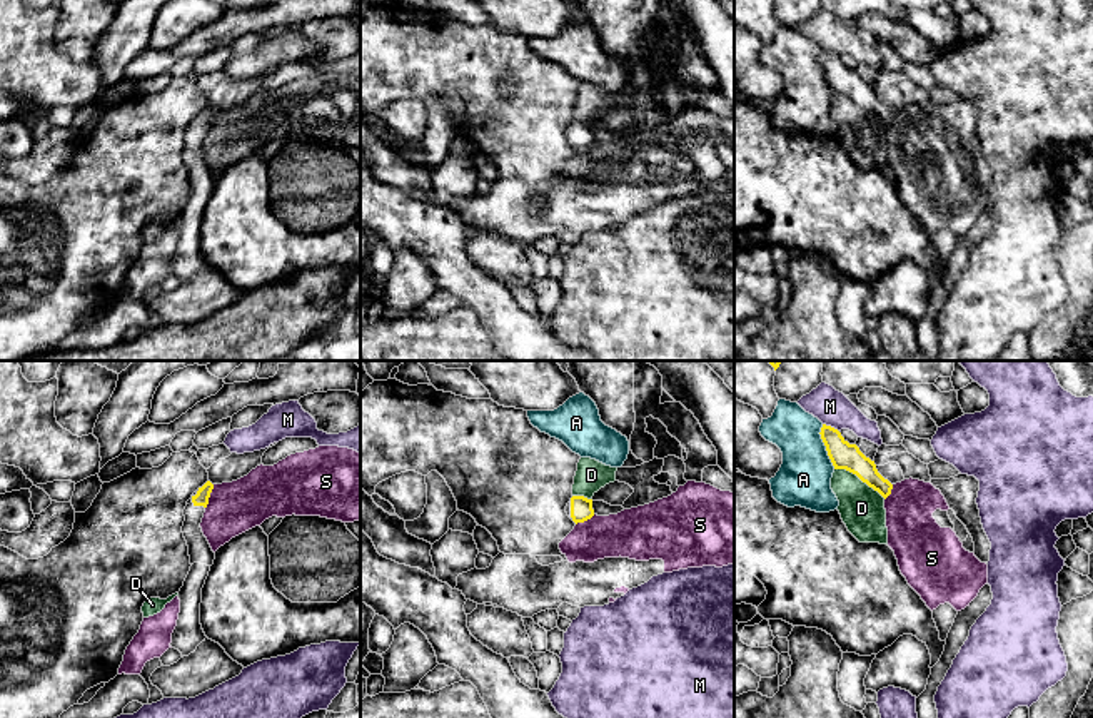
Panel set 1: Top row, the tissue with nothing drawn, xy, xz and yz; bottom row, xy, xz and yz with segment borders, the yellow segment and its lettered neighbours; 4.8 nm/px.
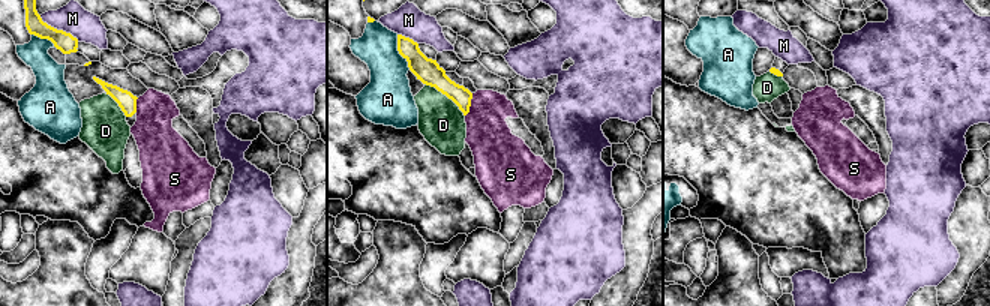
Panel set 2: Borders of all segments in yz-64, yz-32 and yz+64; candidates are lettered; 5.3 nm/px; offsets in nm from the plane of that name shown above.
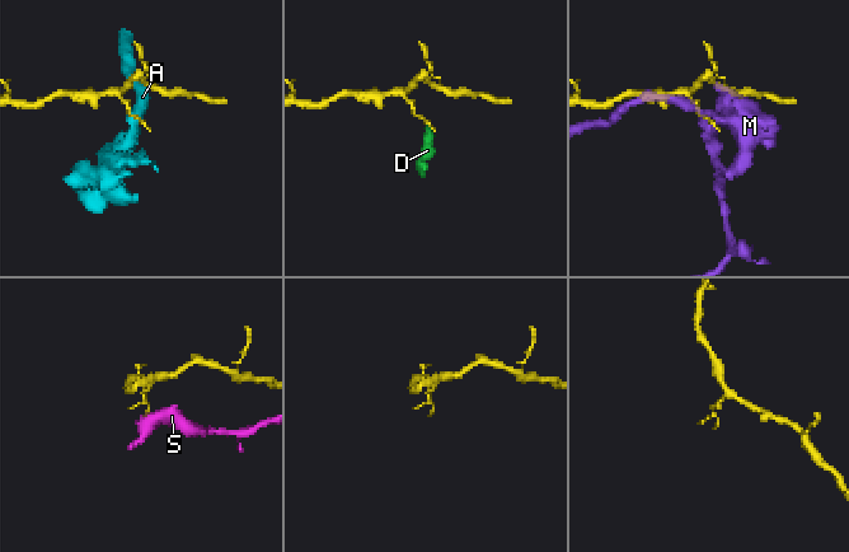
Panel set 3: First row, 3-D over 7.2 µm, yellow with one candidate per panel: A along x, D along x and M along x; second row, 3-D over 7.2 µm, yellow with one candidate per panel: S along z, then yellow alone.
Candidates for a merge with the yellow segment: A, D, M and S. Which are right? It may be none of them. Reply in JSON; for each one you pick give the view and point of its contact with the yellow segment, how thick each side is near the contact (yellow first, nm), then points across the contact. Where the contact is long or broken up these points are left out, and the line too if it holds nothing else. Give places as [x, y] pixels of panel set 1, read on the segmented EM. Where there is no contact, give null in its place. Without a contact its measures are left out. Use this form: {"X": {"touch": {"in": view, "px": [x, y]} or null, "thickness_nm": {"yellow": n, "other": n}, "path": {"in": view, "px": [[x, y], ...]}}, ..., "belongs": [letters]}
{"belongs": []}

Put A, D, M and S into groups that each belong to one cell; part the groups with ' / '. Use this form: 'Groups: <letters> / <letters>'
Groups: A / D / M / S

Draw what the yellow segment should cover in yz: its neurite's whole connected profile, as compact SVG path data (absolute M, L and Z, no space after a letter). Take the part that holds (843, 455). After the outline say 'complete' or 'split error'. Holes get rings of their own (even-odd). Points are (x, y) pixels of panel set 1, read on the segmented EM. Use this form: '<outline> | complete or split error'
M823 424L819 434L834 469L856 474L884 499L891 494L893 484L878 473L874 461L866 458L856 444L849 444L838 429L826 424Z | complete

